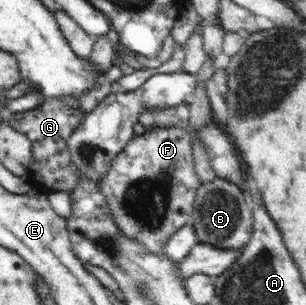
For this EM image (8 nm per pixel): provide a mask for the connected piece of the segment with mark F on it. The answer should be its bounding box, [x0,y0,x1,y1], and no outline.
[101,127,202,254]

